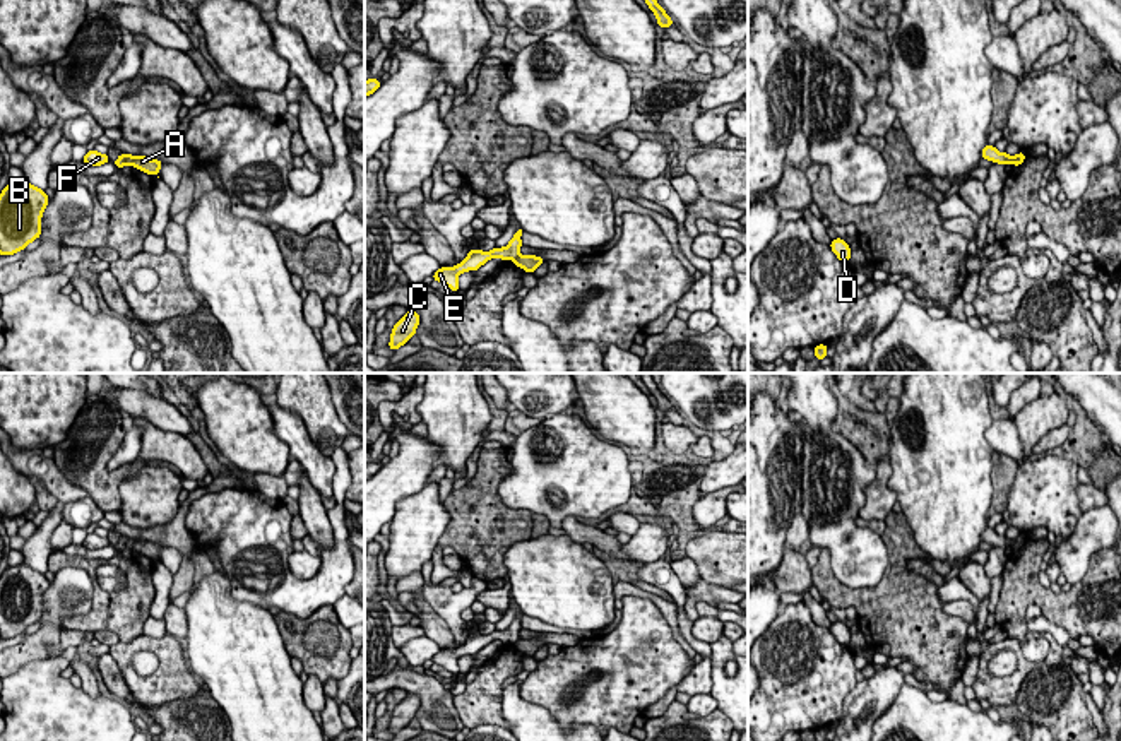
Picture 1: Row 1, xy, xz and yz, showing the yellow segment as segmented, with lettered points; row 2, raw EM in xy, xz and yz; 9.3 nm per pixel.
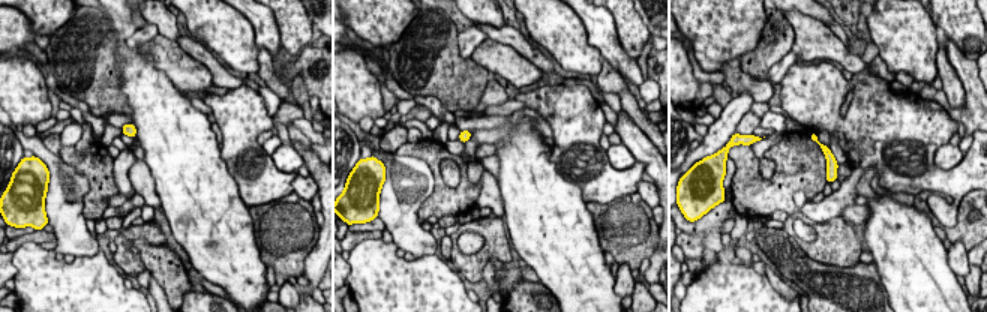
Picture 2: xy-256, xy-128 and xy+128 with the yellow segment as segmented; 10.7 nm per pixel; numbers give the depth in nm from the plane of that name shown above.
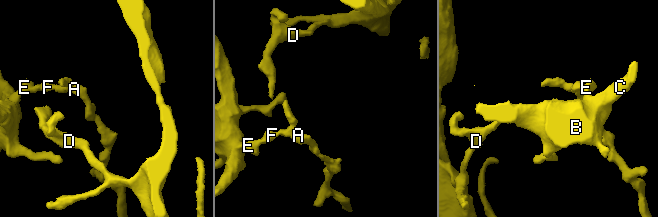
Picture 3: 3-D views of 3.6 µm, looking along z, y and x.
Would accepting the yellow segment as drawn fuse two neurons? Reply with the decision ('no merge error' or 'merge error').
merge error

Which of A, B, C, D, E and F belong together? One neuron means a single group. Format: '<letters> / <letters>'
A D / B C E F

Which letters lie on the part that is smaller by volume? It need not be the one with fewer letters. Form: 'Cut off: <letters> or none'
Cut off: B, C, E, F

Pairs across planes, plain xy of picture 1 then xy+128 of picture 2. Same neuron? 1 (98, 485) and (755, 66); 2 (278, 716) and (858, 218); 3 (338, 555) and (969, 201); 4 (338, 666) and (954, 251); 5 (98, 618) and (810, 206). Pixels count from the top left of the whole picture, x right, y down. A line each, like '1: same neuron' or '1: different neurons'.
1: same neuron
2: different neurons
3: different neurons
4: different neurons
5: different neurons

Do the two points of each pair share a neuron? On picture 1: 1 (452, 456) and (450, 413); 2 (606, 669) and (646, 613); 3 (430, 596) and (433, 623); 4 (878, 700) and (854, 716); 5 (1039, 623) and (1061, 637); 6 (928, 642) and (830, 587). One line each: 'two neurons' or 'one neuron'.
1: one neuron
2: one neuron
3: two neurons
4: one neuron
5: one neuron
6: one neuron

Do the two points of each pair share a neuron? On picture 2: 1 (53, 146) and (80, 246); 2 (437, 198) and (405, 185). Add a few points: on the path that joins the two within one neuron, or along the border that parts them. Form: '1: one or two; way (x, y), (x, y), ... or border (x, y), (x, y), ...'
1: two; border (41, 140), (57, 155)
2: two; border (426, 161), (432, 192), (417, 216)

